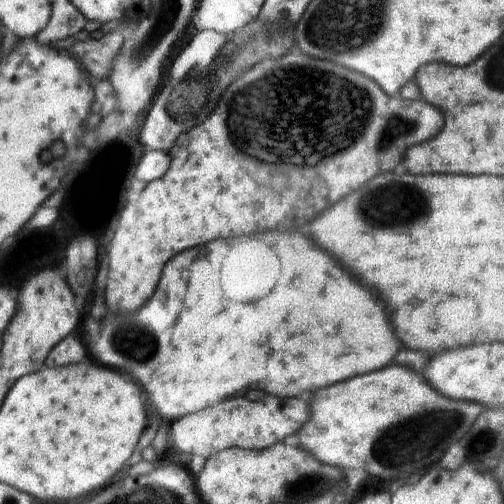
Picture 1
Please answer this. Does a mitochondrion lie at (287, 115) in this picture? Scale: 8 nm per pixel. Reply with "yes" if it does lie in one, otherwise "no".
yes

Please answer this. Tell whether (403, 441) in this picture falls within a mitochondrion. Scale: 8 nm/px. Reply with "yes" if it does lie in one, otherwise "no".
yes

